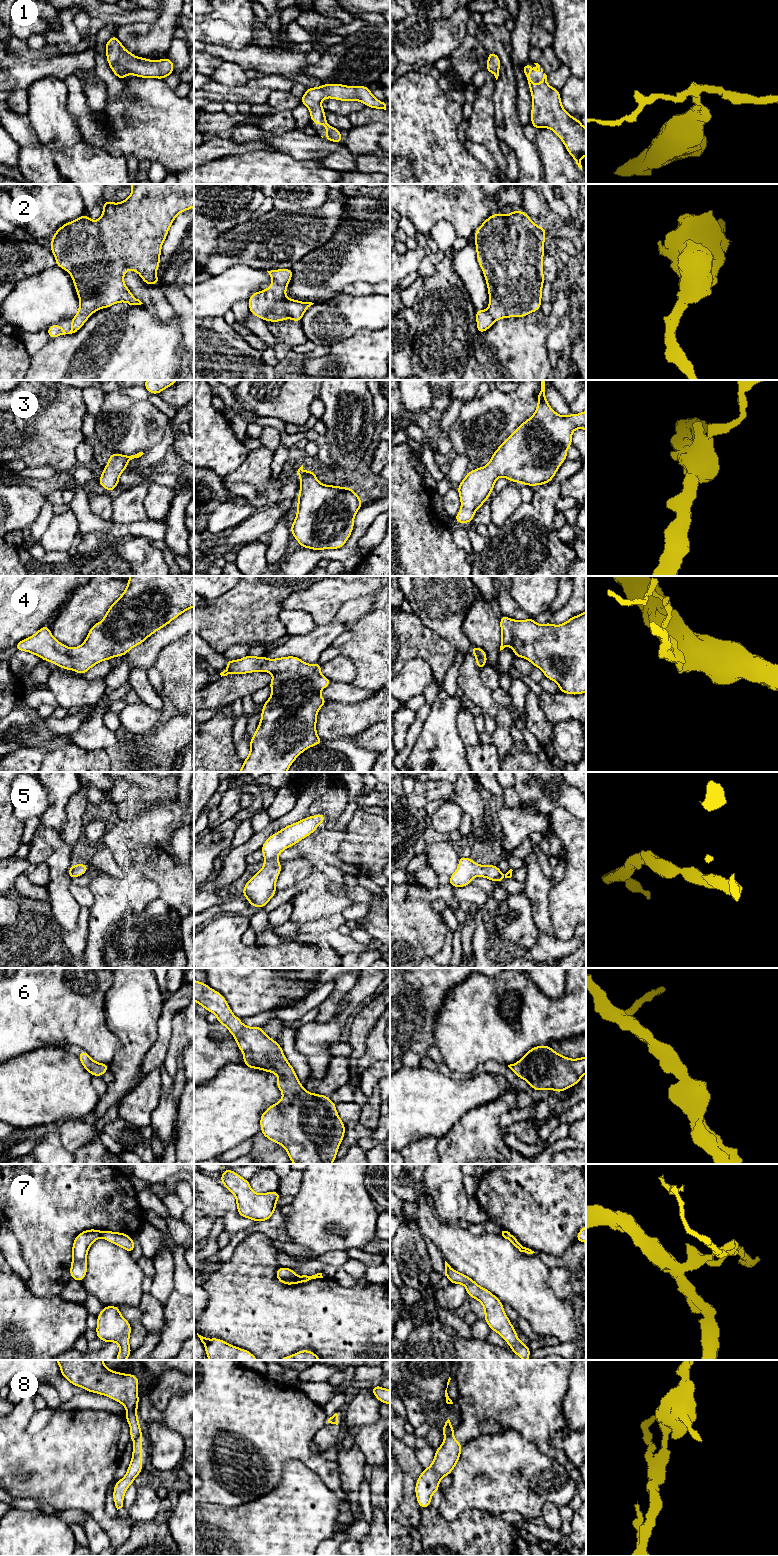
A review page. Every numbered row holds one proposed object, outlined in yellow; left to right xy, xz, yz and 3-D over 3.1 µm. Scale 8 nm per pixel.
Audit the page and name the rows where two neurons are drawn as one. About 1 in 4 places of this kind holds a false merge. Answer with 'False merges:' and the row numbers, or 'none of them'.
False merges: 7, 8

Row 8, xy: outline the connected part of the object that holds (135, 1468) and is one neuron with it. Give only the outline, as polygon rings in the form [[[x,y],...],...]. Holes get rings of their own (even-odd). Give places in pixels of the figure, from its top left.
[[[142,1433],[133,1443],[132,1459],[125,1476],[114,1484],[113,1500],[118,1509],[123,1507],[124,1495],[128,1487],[133,1484],[134,1479],[142,1472]]]

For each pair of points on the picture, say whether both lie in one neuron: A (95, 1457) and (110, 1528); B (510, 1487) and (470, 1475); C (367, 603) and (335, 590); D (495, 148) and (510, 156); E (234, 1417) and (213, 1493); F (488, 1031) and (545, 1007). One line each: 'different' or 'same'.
A: same
B: same
C: different
D: different
E: same
F: same

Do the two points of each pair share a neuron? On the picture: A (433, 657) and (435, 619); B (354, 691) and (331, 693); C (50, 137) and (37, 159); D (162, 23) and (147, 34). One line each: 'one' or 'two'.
A: two
B: one
C: two
D: one

